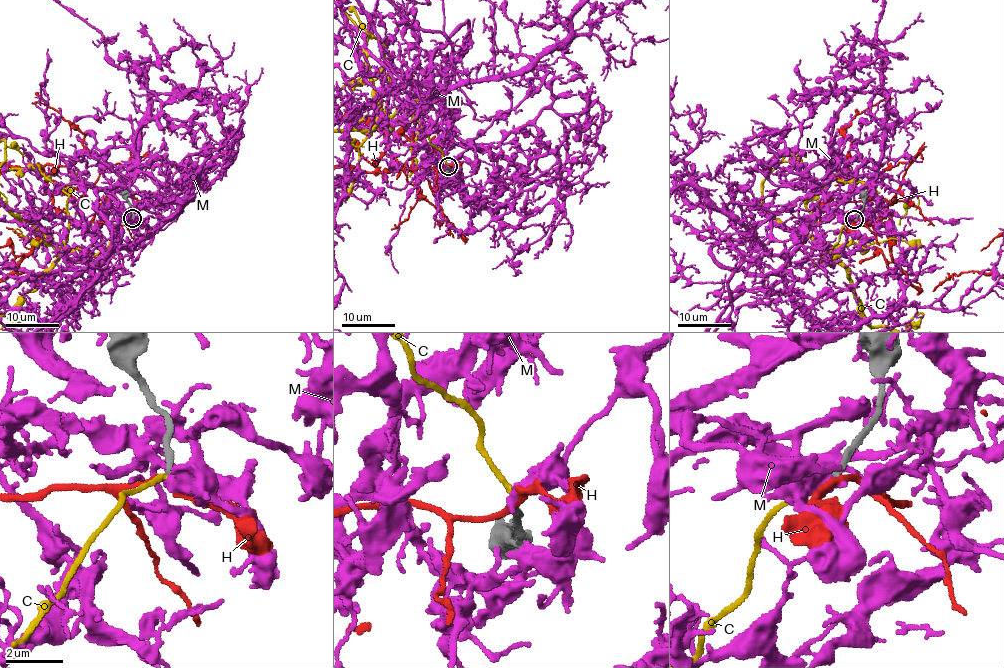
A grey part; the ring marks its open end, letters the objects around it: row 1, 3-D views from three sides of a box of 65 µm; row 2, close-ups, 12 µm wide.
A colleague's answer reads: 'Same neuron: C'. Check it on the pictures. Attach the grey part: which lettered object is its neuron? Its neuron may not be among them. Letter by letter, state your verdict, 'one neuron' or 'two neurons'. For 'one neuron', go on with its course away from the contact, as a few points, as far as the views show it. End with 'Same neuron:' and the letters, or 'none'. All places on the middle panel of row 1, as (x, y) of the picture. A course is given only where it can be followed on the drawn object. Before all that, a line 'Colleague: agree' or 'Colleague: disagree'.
Colleague: agree
C: one neuron
H: two neurons
M: two neurons
Same neuron: C

